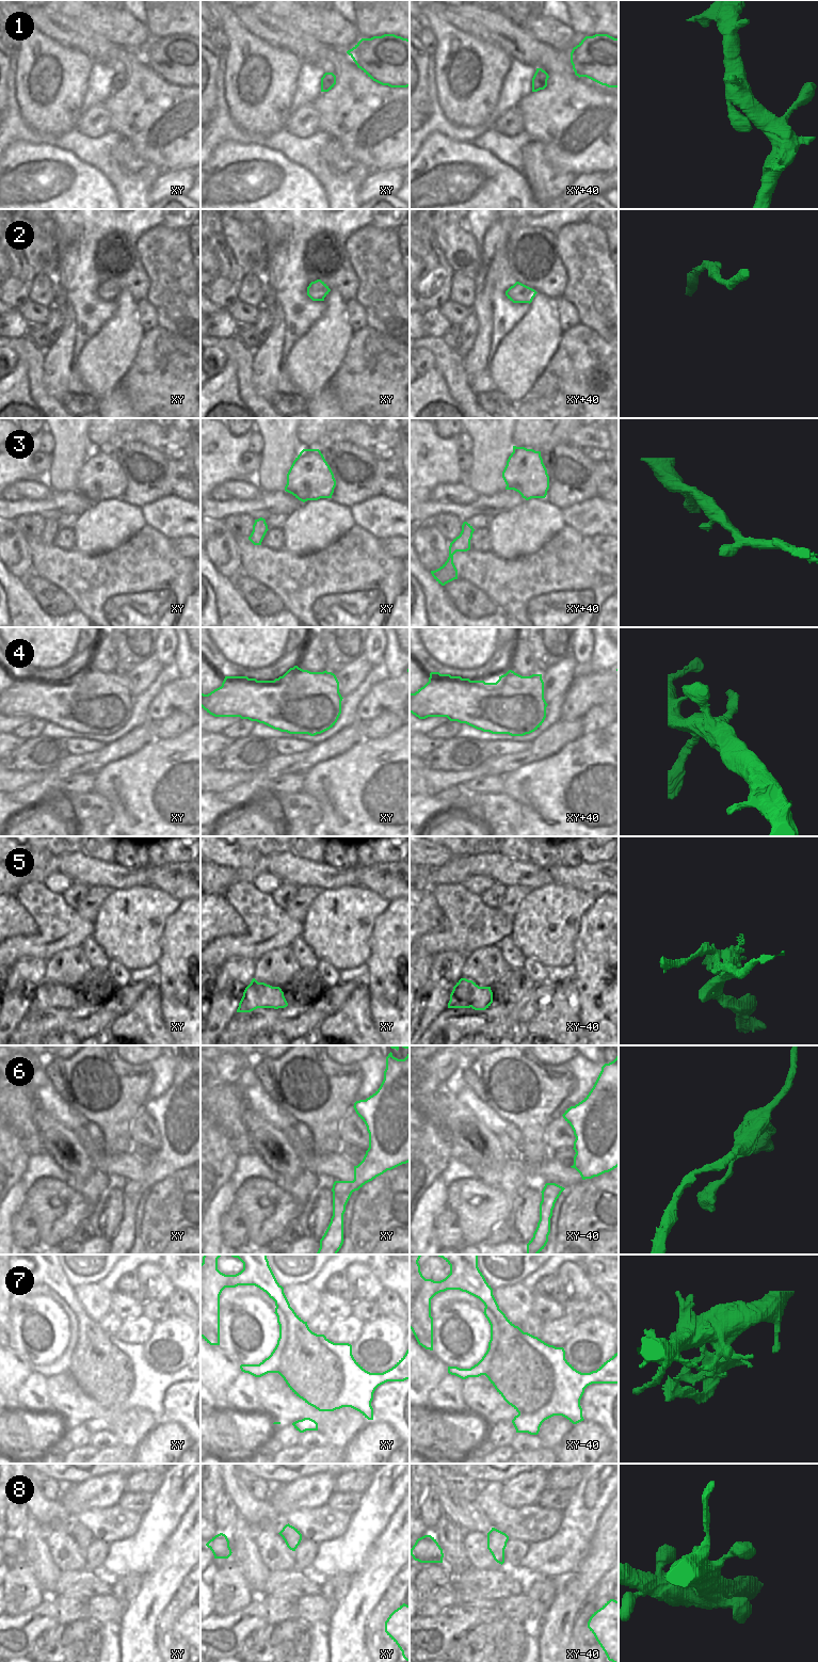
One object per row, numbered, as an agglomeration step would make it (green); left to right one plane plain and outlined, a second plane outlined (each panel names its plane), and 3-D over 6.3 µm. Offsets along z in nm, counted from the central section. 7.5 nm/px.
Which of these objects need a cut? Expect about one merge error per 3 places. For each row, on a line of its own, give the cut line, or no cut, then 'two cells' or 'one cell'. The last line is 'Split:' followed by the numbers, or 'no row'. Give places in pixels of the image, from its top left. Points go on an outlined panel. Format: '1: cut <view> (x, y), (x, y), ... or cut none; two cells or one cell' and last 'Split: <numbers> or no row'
1: cut none; one cell
2: cut none; one cell
3: cut none; one cell
4: cut none; one cell
5: cut xy (266, 984), (258, 988), (259, 1007); two cells
6: cut none; one cell
7: cut xy (276, 1306), (285, 1312), (290, 1309); two cells
8: cut none; one cell
Split: 5, 7

